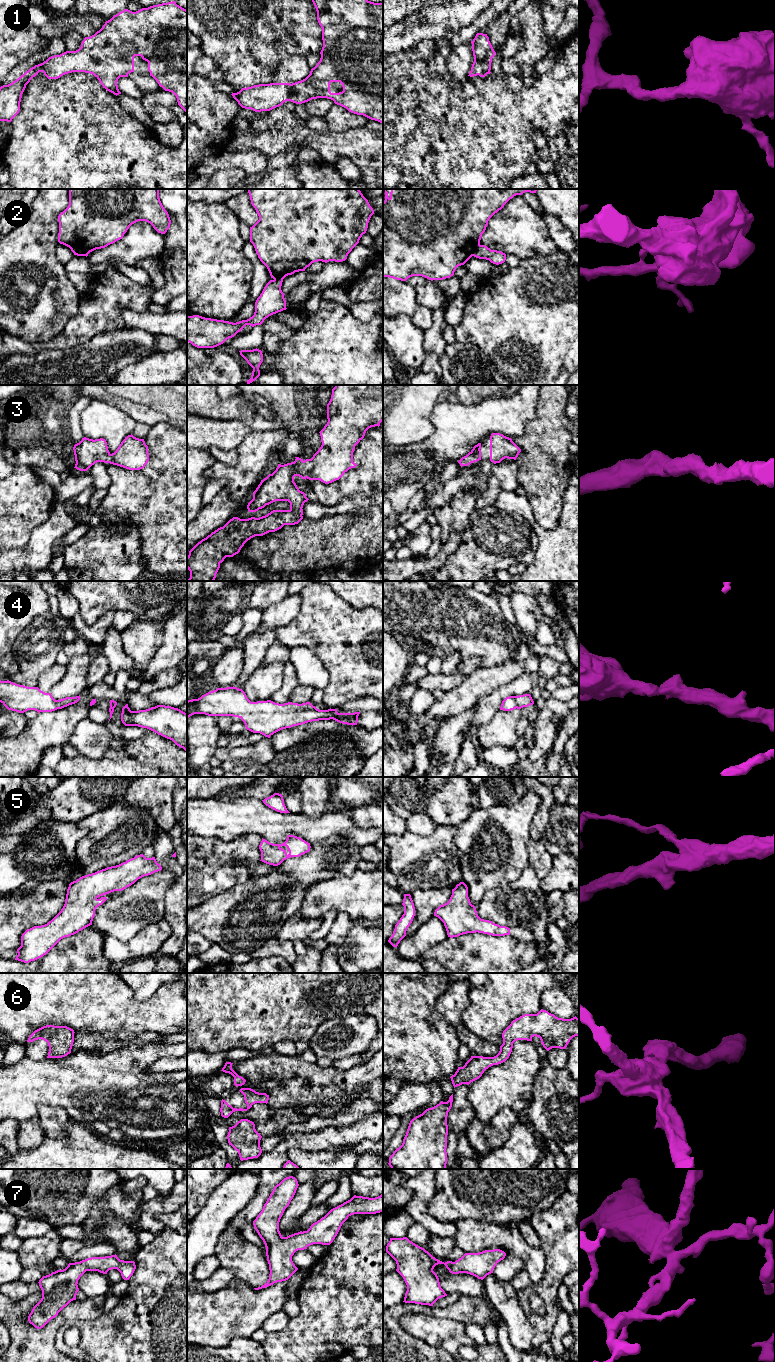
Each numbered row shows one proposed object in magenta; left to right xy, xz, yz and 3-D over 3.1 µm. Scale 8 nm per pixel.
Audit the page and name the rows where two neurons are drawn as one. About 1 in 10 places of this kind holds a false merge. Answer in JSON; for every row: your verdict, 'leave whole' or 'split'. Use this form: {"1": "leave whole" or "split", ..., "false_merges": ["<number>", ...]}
{"1": "leave whole", "2": "split", "3": "leave whole", "4": "leave whole", "5": "leave whole", "6": "leave whole", "7": "leave whole", "false_merges": ["2"]}

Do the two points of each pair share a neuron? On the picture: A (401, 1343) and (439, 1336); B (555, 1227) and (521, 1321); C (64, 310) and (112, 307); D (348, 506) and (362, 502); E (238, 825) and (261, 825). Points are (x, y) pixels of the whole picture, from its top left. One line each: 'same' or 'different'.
A: different
B: different
C: different
D: same
E: same

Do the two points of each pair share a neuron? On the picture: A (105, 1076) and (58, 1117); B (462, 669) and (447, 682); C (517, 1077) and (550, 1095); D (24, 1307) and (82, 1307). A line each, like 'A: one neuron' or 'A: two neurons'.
A: two neurons
B: two neurons
C: two neurons
D: one neuron

